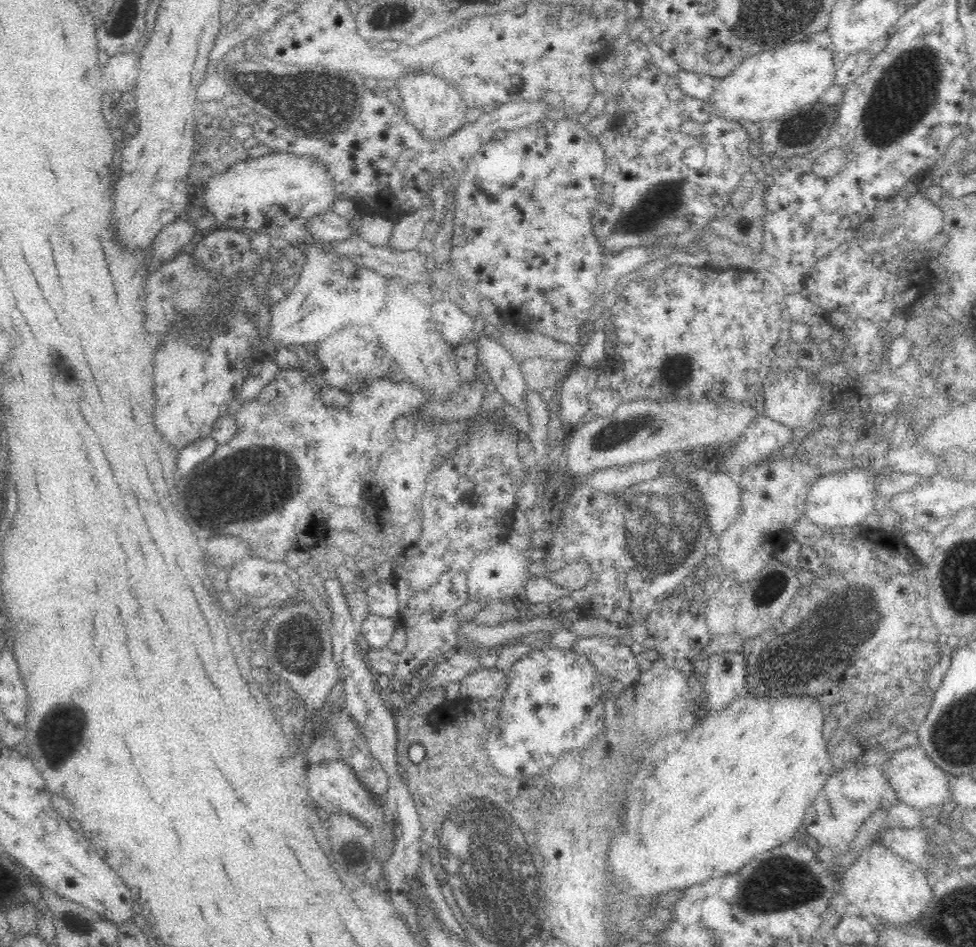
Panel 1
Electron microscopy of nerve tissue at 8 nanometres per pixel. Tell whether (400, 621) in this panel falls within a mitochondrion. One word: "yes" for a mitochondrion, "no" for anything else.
no

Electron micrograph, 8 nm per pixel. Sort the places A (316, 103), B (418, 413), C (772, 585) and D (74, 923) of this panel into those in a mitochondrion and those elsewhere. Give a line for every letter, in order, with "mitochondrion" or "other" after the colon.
A: mitochondrion
B: other
C: mitochondrion
D: mitochondrion

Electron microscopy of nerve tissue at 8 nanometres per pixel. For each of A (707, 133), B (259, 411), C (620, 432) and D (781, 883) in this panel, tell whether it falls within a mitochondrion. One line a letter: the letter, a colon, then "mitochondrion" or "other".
A: other
B: other
C: mitochondrion
D: mitochondrion

